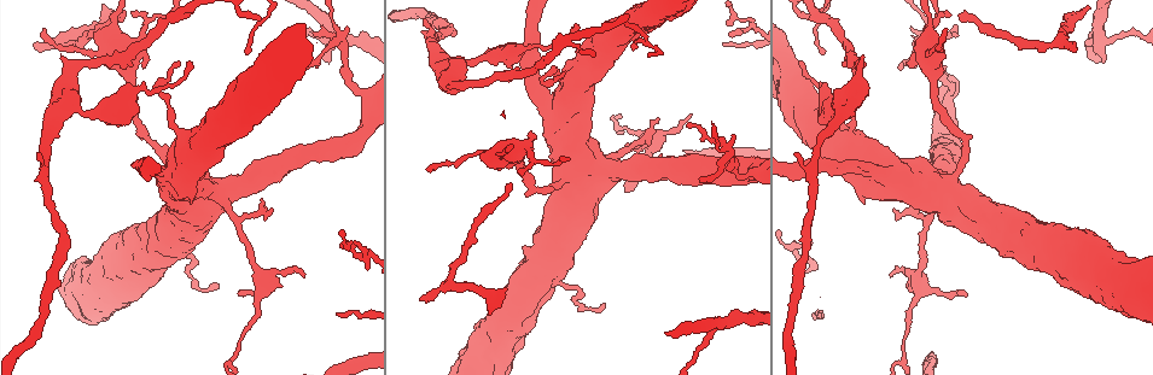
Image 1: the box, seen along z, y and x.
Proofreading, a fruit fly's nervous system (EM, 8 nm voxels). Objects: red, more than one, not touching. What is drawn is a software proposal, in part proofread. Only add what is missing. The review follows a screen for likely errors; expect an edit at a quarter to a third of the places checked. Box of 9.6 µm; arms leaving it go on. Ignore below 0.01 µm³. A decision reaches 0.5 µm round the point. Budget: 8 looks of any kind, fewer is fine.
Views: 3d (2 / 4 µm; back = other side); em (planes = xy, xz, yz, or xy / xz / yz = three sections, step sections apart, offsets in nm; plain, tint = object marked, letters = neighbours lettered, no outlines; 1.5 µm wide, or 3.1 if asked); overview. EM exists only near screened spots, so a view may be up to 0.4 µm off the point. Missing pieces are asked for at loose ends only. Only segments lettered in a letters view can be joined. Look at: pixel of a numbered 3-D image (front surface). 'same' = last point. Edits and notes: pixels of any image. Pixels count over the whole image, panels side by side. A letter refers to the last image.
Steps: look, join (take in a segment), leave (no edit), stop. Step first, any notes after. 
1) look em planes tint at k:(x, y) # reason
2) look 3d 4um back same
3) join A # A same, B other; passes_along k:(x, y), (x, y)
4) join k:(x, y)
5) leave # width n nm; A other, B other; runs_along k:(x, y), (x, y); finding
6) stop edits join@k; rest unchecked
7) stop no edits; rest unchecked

look em planes letters at 1:(450, 89) # free end

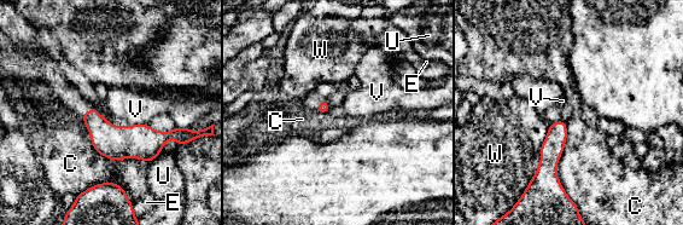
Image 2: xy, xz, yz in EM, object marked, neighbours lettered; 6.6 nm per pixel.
leave # C other, E other, U other, V other, W other; border 2:(80, 119), (101, 155), (149, 163); no lettered segment goes on from it

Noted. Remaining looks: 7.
look em planes letters at 1:(39, 42) # branch stops here

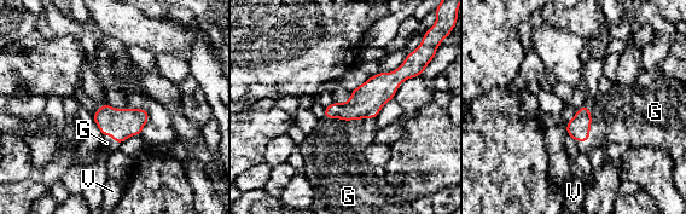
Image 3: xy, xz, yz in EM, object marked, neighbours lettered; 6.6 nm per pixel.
join G # G same, V other; passes_along 3:(577, 127), (588, 137), (625, 127); the cell continues

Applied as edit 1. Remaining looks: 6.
look overview # see it whole again

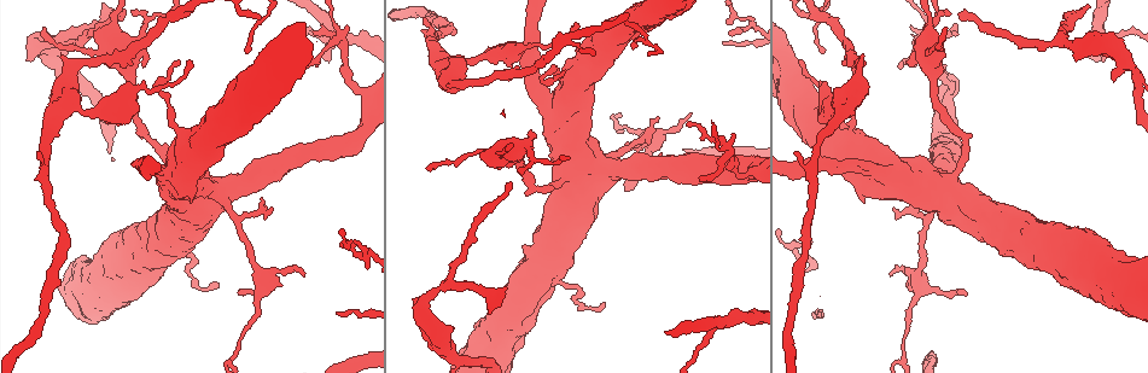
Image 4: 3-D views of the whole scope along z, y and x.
look 3d 4um at 4:(1101, 60) # free end

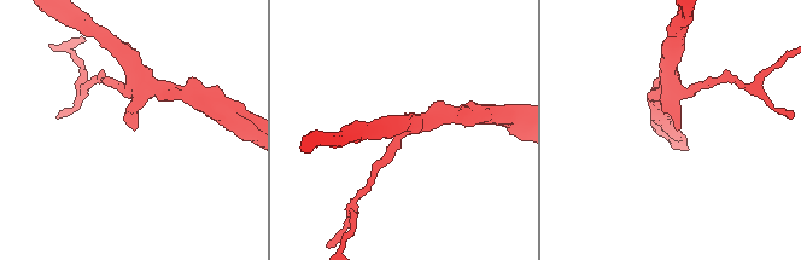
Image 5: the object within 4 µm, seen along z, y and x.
look em xz step 4 letters at 5:(135, 127)

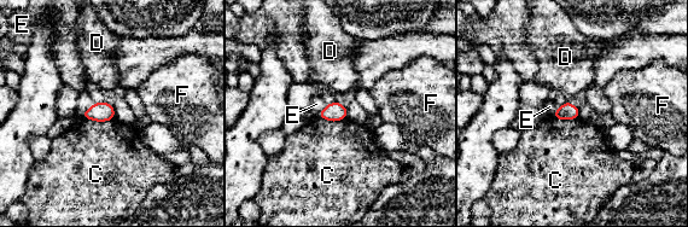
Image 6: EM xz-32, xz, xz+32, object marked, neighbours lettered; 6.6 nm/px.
join E # longest_contact C 220 nm; C other, D other, E same, F other; passes_along 6:(103, 111), (88, 109), (73, 75); it goes on there

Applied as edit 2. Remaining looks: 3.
stop edits join@3, join@6; rest unchecked

